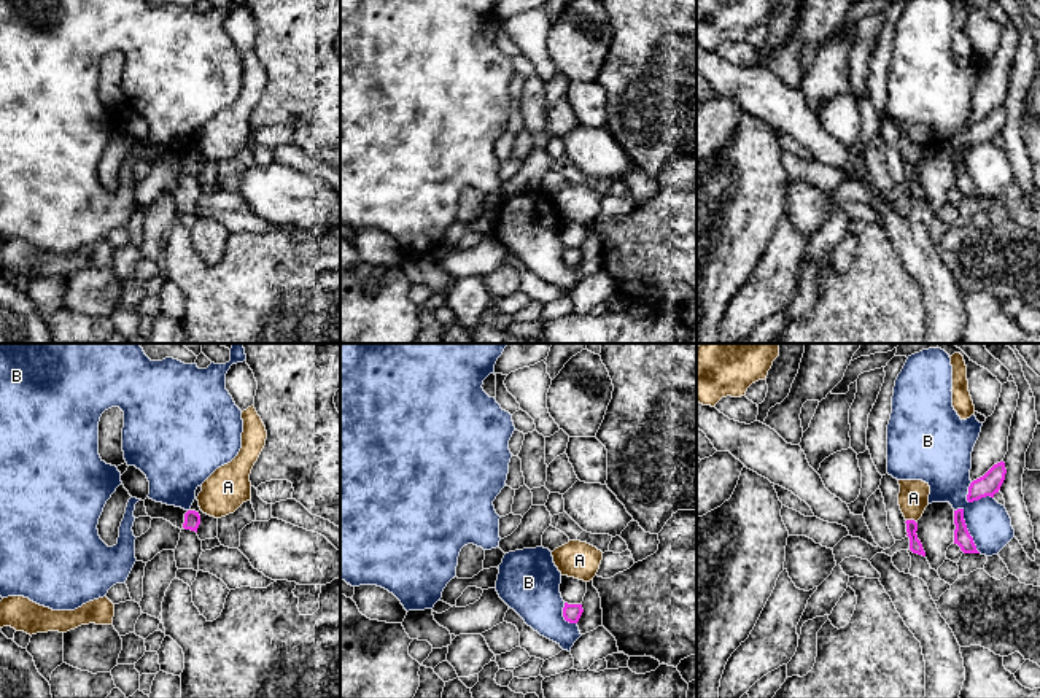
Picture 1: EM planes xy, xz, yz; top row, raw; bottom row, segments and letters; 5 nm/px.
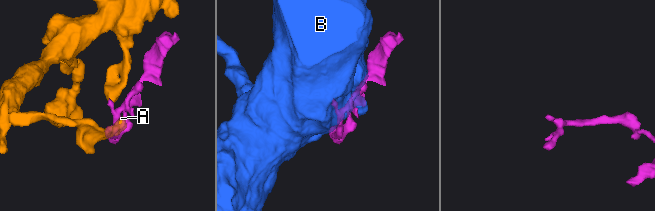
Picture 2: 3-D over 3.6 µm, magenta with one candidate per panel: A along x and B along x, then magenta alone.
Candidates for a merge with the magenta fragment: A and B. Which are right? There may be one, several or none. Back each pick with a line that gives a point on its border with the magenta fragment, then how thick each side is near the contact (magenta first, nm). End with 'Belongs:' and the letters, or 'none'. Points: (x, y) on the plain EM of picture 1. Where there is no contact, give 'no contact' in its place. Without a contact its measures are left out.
Belongs: none

